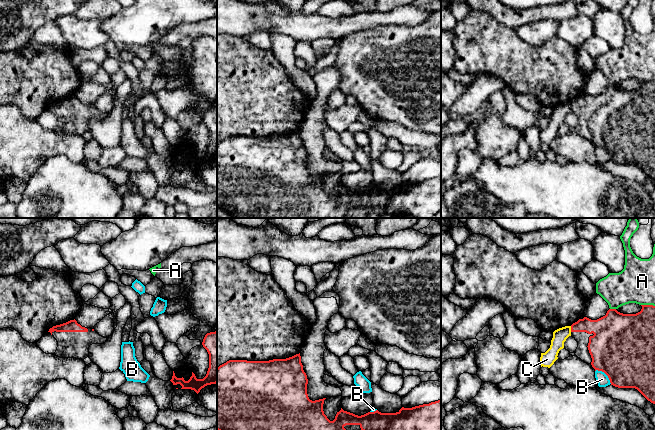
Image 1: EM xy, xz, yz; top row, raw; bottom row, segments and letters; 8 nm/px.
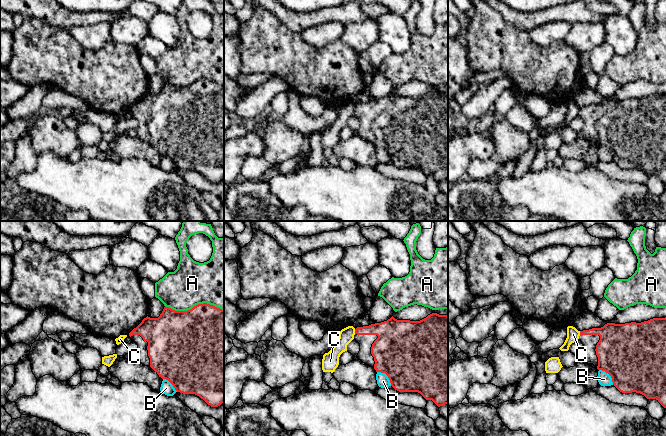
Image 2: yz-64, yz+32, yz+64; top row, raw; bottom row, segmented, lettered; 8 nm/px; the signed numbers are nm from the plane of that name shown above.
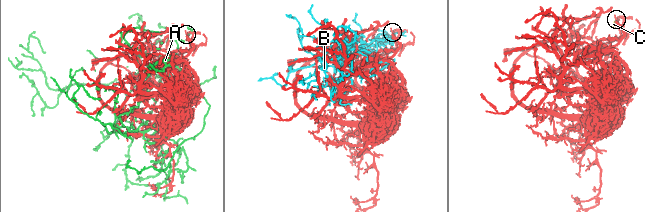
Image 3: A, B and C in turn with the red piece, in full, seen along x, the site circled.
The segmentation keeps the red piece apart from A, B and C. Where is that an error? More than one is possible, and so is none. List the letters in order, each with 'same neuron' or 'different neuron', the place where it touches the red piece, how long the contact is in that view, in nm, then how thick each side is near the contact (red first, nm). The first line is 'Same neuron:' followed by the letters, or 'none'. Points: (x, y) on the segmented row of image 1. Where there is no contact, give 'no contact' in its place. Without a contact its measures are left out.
Same neuron: none
A: different neuron; meets red in yz at (648, 305); contact 110 nm long; 320 nm thick on the red side, 300 nm on the other
B: different neuron; meets red in yz at (605, 373); contact 170 nm long; 500 nm thick on the red side, 100 nm on the other
C: different neuron; meets red in yz at (571, 329); contact 50 nm long; 170 nm thick on the red side, 120 nm on the other

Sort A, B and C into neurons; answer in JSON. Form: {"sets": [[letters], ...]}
{"sets": [["A"], ["B"], ["C"]]}

